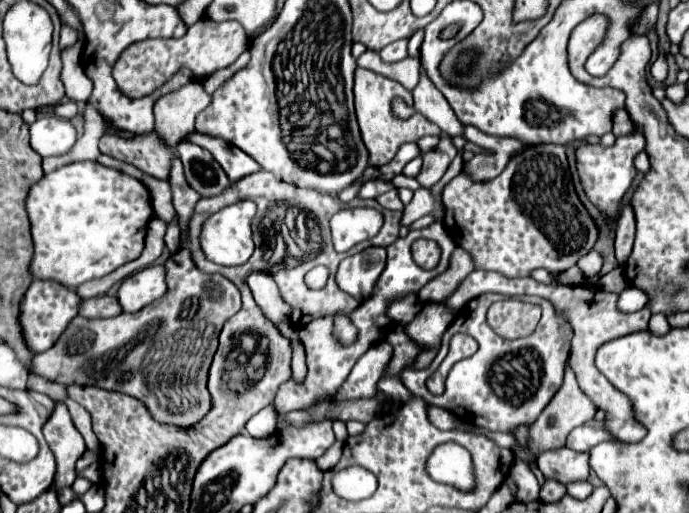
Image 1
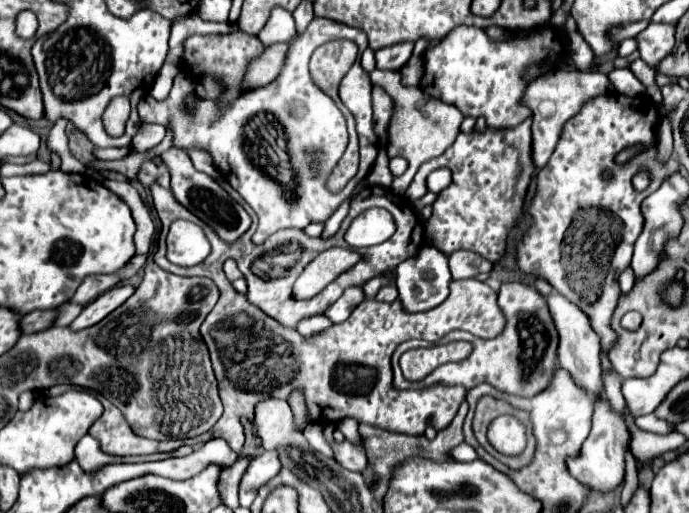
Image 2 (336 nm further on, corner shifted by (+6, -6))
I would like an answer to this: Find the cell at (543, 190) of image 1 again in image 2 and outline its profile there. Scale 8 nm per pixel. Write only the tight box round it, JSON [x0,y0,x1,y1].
[413,122,537,262]

